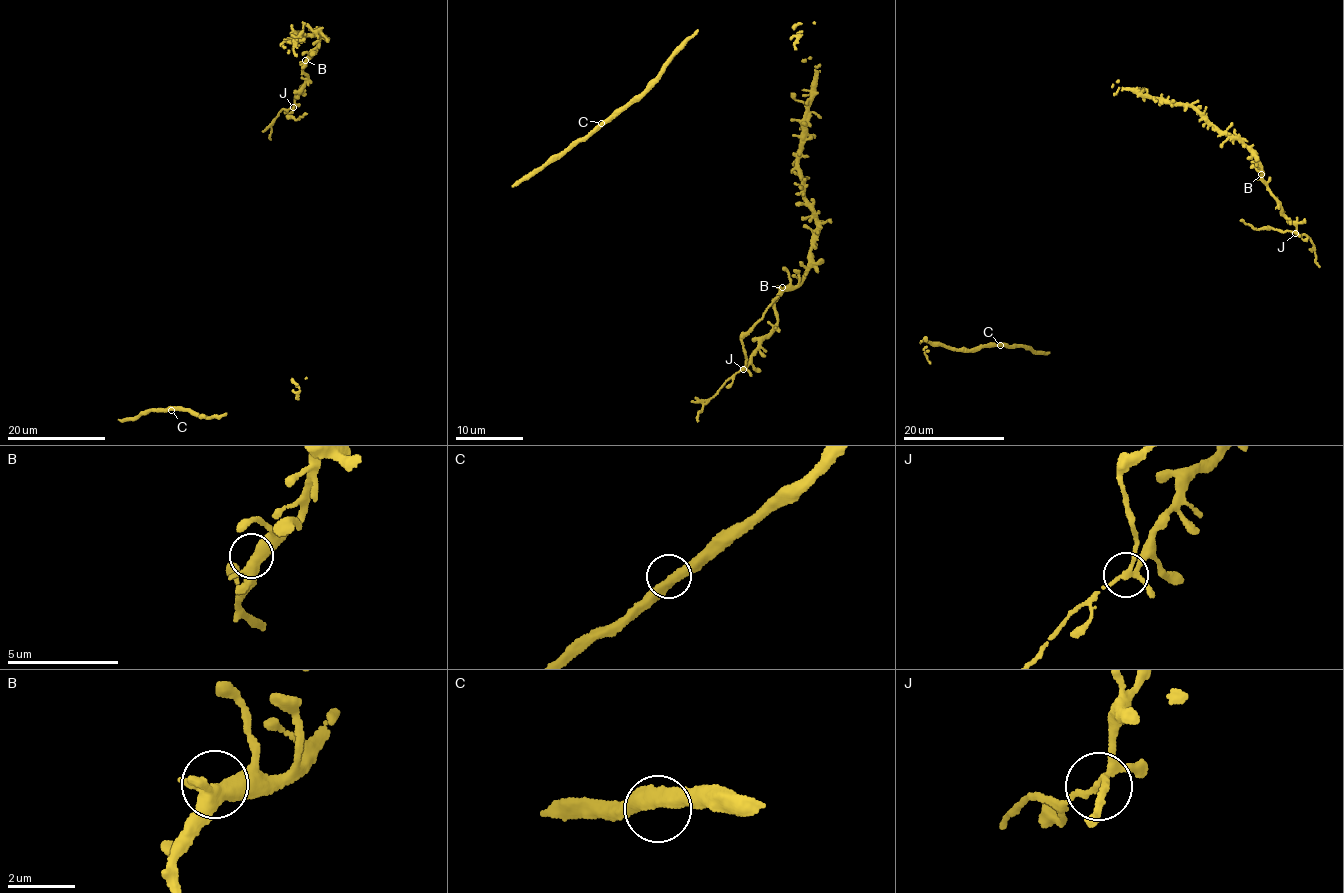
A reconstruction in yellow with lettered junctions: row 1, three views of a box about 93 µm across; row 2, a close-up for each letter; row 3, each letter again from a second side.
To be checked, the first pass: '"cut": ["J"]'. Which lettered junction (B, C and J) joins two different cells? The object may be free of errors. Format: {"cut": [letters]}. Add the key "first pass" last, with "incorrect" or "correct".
{"cut": ["J"], "first pass": "correct"}

